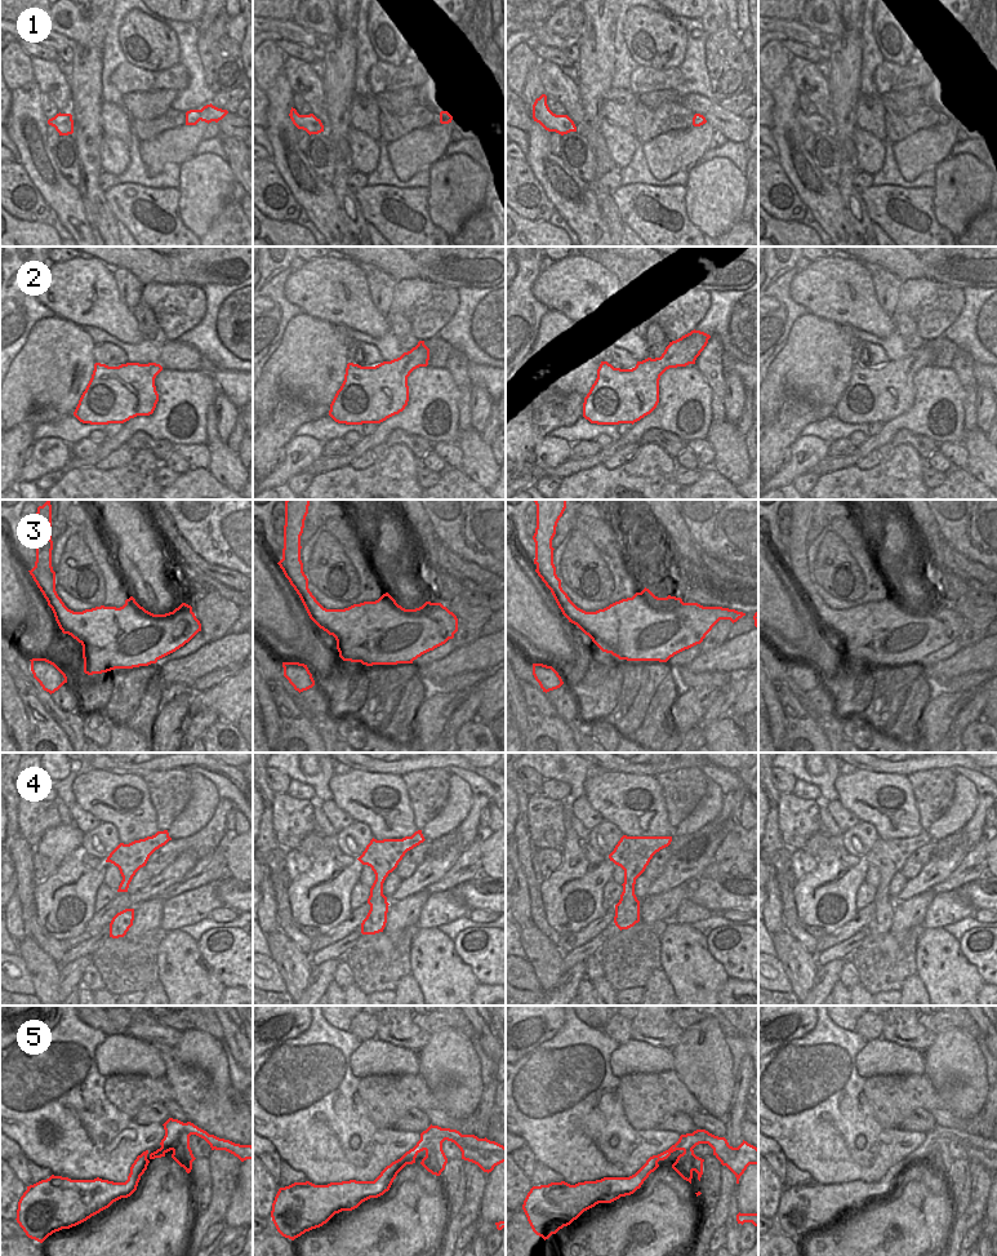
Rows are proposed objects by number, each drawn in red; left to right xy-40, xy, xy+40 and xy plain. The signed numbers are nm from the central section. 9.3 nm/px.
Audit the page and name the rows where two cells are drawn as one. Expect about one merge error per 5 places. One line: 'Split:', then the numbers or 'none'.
Split: none

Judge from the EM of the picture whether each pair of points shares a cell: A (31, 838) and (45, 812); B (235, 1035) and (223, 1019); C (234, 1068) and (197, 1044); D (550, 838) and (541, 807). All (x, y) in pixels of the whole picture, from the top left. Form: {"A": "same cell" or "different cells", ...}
{"A": "same cell", "B": "same cell", "C": "different cells", "D": "same cell"}

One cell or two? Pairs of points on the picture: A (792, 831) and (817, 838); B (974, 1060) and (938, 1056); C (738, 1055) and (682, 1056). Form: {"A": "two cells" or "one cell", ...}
{"A": "two cells", "B": "one cell", "C": "two cells"}

